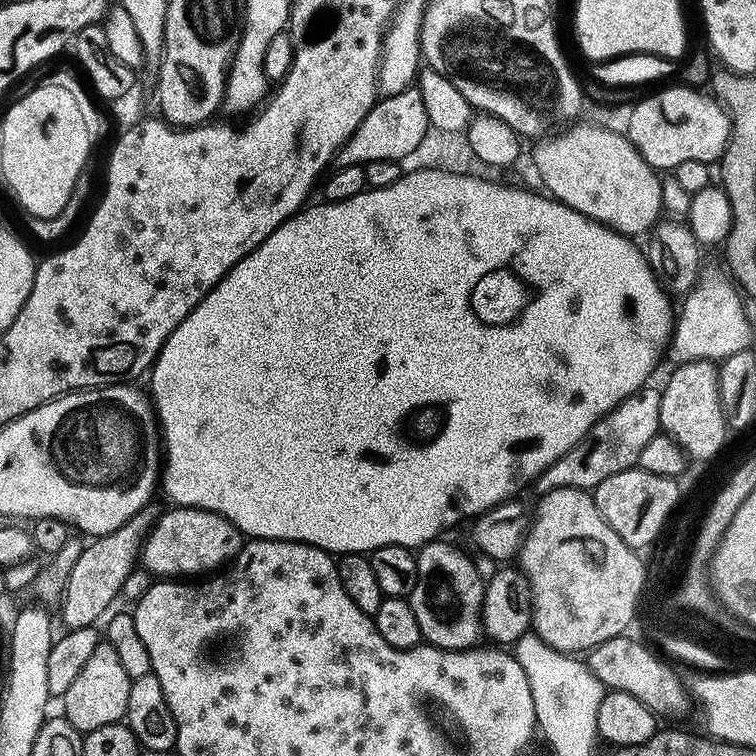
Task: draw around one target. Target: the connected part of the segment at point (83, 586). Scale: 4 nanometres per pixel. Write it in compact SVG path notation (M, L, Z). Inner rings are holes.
M155 503L147 504L142 510L138 510L138 514L134 514L134 518L118 526L118 530L89 539L85 543L78 562L74 563L74 568L65 582L63 597L58 604L65 629L93 627L97 623L95 620L109 611L108 603L121 595L123 583L137 567L141 543L162 513L161 509L156 507Z

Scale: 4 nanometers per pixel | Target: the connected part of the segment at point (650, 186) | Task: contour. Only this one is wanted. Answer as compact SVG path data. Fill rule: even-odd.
M576 122L571 126L565 127L563 130L557 131L555 134L549 135L547 138L541 139L540 144L536 148L536 172L540 175L540 180L544 183L543 191L551 196L553 200L560 200L566 206L570 206L574 210L578 210L582 214L586 214L591 220L597 220L599 224L604 224L607 228L613 228L616 232L621 232L623 236L629 238L639 237L639 232L647 233L661 219L660 207L664 204L664 192L660 189L660 180L657 169L651 168L644 161L642 154L638 154L638 150L633 146L632 141L627 135L611 132L608 128L599 128L596 124L584 124L585 122Z

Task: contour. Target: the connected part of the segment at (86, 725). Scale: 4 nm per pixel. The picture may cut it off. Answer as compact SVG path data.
M107 642L101 644L90 654L86 666L82 666L82 671L78 673L78 678L70 682L70 690L62 697L62 715L81 734L90 730L98 730L98 726L110 726L121 723L126 717L126 706L130 702L131 678L126 674L126 669L122 666L122 661L118 659L118 654L114 646Z

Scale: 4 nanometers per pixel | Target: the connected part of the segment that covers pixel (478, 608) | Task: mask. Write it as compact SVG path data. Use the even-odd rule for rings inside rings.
M434 539L415 553L418 582L410 603L425 641L434 648L459 652L461 648L474 648L481 643L486 580L483 575L480 577L475 562L462 549L446 541Z

